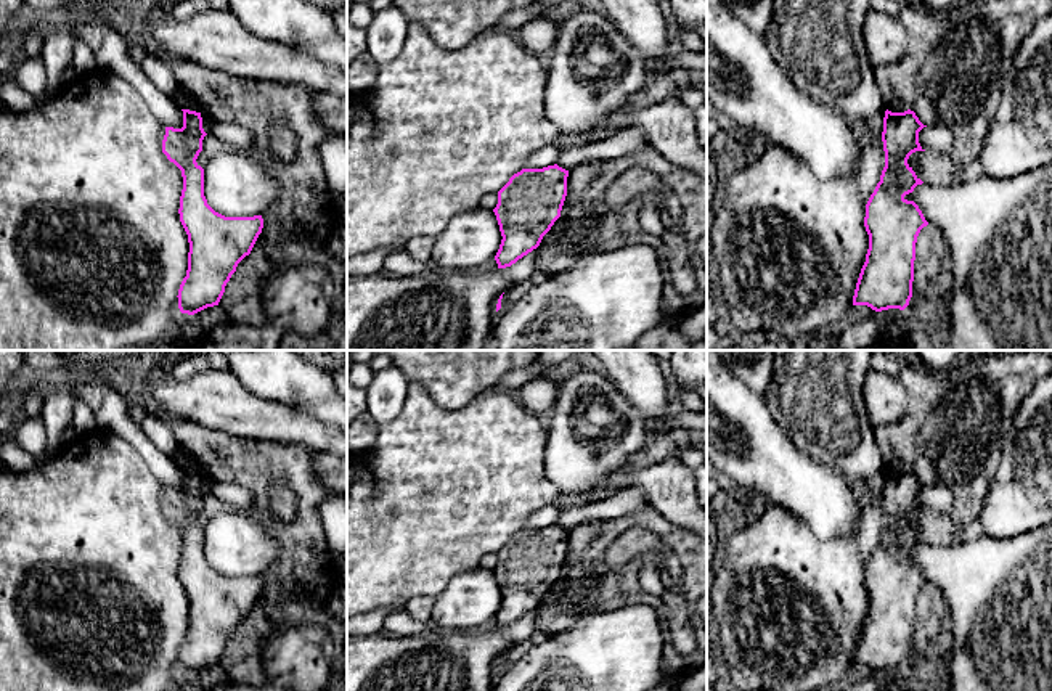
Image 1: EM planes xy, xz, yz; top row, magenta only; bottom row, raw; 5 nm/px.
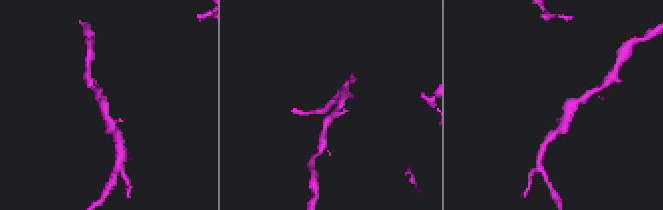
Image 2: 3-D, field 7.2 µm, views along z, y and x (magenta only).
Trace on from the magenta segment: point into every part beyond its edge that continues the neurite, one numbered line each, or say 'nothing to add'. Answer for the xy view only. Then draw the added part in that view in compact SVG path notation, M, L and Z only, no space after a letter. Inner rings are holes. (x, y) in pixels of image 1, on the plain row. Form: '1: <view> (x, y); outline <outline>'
nothing to add

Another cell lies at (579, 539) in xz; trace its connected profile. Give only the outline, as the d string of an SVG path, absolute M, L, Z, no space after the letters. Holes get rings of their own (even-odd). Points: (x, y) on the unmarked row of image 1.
M586 519L569 530L567 556L561 570L561 577L543 596L541 603L544 603L551 595L561 591L569 583L573 567L583 559L591 540L601 532L602 522L604 519Z

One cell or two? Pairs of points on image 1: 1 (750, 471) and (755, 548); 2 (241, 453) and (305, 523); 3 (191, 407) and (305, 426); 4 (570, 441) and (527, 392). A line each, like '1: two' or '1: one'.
1: two
2: one
3: one
4: two

